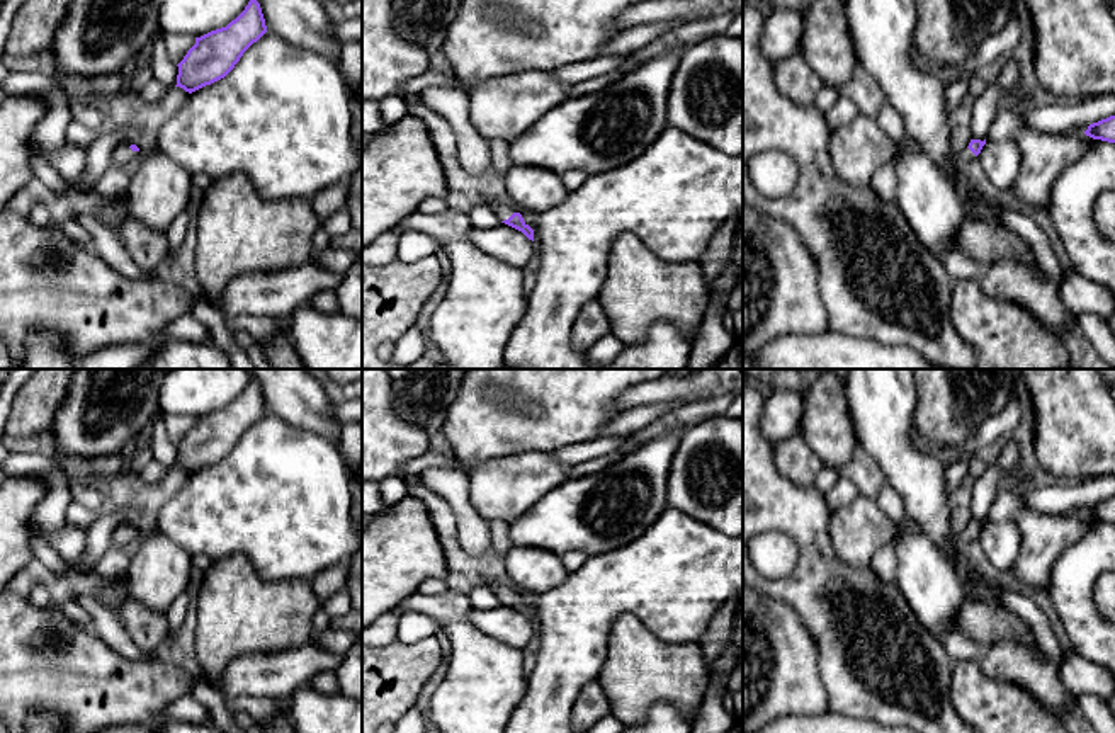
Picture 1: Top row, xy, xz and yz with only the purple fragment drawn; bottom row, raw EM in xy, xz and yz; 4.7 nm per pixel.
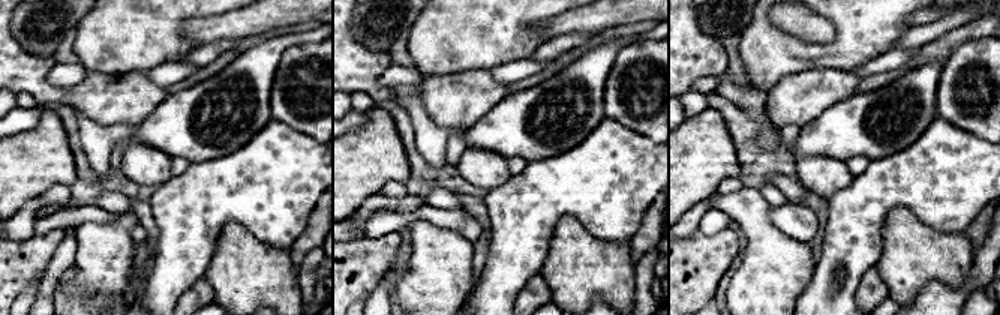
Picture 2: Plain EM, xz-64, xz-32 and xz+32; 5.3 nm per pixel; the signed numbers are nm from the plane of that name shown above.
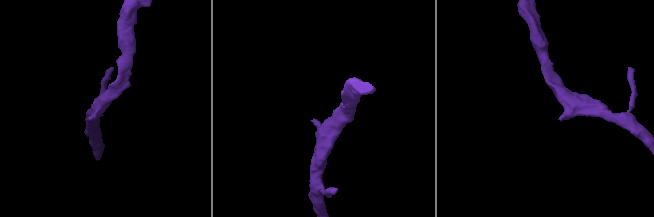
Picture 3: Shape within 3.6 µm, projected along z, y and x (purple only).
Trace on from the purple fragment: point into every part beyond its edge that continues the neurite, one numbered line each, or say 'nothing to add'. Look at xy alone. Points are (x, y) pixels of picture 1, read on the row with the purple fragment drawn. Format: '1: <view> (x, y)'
1: xy (123, 155)

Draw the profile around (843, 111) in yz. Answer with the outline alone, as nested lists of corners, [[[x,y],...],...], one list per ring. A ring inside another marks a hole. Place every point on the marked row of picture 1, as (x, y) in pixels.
[[[840,95],[833,109],[826,114],[828,126],[836,131],[841,126],[850,124],[858,116],[858,111],[850,97]]]

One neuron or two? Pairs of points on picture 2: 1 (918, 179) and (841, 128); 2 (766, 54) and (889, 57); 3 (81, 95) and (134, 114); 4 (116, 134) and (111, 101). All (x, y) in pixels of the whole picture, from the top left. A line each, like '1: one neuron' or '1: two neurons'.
1: two neurons
2: two neurons
3: one neuron
4: two neurons

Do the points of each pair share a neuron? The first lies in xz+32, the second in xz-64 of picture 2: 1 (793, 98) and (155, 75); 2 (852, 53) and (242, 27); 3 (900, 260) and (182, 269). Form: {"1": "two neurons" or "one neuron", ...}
{"1": "two neurons", "2": "two neurons", "3": "two neurons"}

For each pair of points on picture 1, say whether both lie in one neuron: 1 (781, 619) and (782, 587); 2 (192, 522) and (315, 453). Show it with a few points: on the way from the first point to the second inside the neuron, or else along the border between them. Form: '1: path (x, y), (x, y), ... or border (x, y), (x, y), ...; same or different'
1: border (760, 592), (782, 601), (809, 631); different
2: path (223, 509), (266, 500), (284, 483); same

